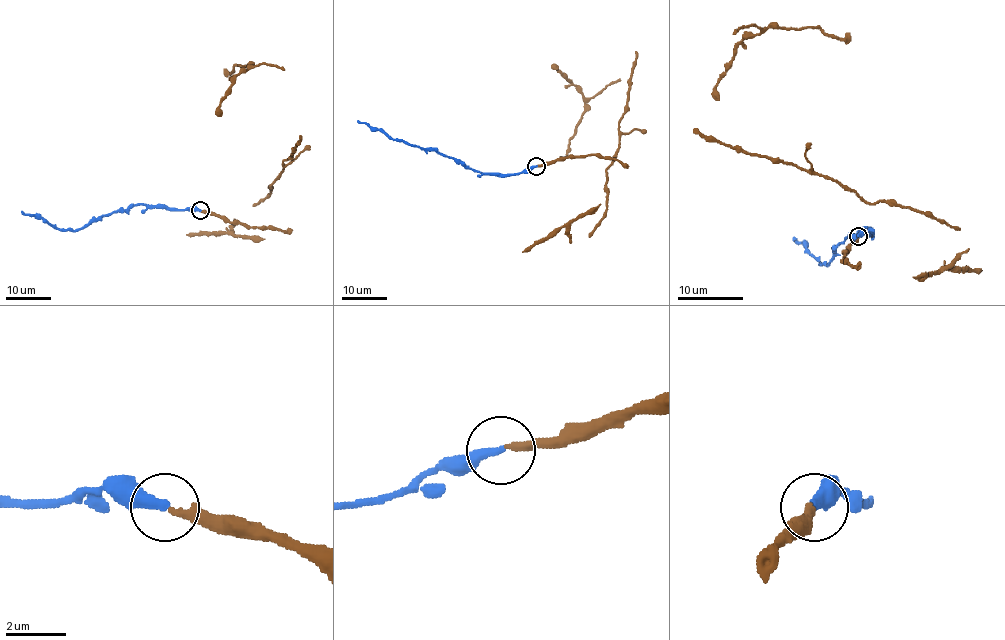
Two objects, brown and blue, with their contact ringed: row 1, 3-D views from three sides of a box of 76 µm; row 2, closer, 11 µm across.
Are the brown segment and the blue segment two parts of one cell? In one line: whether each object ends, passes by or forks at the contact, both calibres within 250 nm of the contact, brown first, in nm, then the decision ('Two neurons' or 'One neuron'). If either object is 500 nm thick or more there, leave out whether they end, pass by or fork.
At the ring brown ends. At the ring blue ends. Thickness 240 nm (brown) against 340 nm. One neuron

